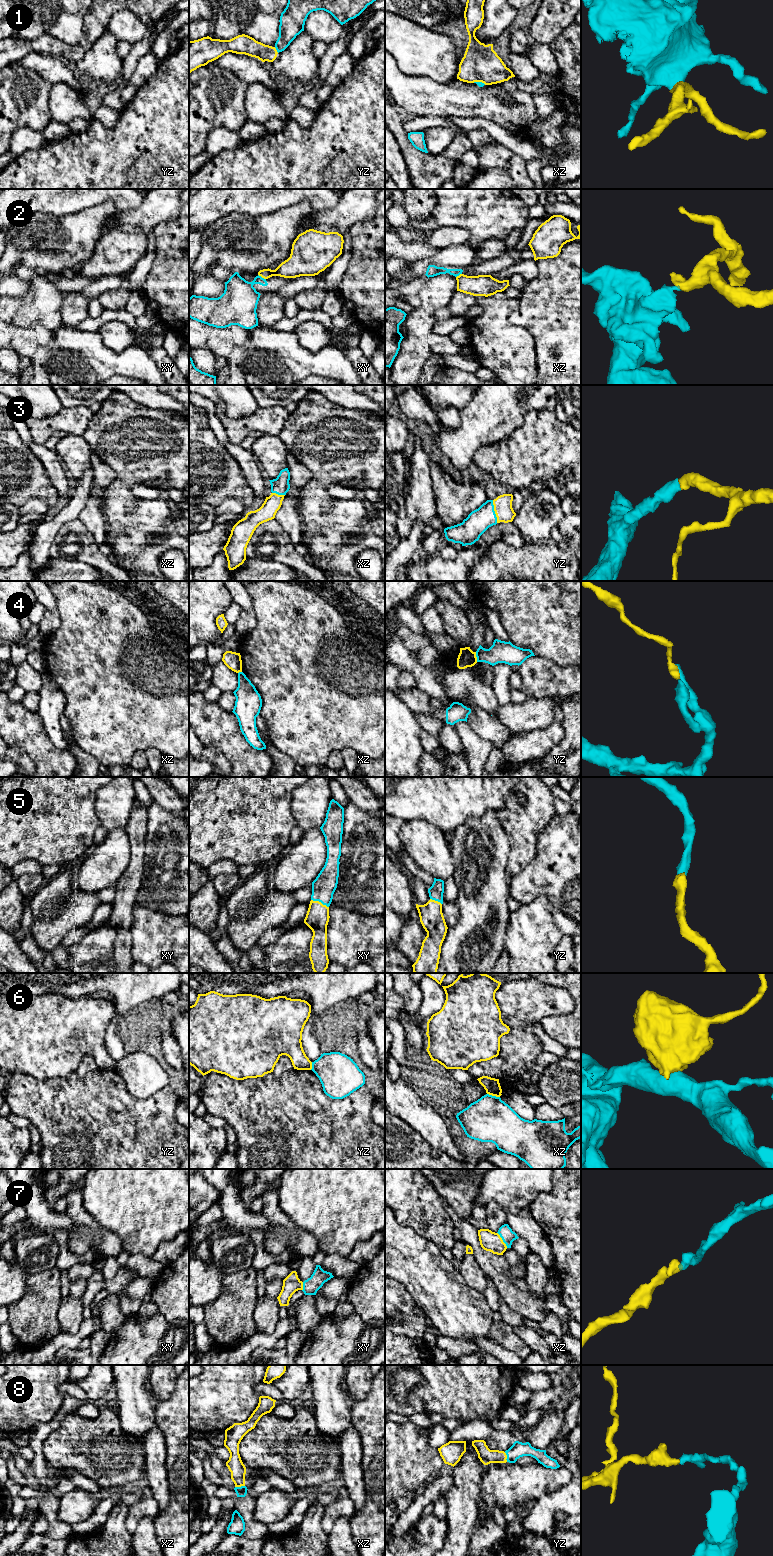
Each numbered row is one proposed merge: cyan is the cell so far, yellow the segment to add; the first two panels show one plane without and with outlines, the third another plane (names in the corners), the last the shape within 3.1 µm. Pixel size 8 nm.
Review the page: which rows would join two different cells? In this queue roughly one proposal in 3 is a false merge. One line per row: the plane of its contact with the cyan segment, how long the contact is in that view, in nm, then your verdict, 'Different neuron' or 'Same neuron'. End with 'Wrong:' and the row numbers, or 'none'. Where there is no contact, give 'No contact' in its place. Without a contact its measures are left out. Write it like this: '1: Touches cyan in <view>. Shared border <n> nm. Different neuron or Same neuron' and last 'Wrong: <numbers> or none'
1: Touches cyan in yz. Shared border 60 nm. Same neuron
2: Touches cyan in xy. Shared border 80 nm. Different neuron
3: Touches cyan in yz. Shared border 190 nm. Same neuron
4: Touches cyan in yz. Shared border 80 nm. Different neuron
5: Touches cyan in xy. Shared border 160 nm. Same neuron
6: Touches cyan in xz. Shared border 110 nm. Different neuron
7: Touches cyan in xz. Shared border 150 nm. Same neuron
8: Touches cyan in xz. Shared border 80 nm. Same neuron
Wrong: 2, 4, 6

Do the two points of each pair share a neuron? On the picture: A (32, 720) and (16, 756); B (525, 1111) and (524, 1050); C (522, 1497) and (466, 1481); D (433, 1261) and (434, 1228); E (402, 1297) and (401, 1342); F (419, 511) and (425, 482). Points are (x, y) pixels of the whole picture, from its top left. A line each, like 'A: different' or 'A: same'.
A: different
B: different
C: different
D: different
E: same
F: same

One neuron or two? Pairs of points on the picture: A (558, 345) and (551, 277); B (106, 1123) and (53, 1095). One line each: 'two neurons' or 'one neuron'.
A: one neuron
B: one neuron

